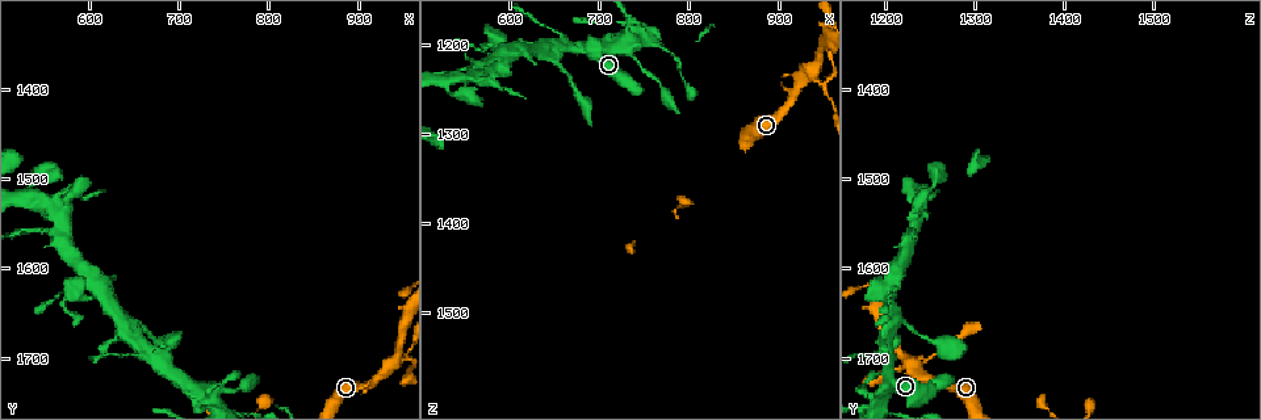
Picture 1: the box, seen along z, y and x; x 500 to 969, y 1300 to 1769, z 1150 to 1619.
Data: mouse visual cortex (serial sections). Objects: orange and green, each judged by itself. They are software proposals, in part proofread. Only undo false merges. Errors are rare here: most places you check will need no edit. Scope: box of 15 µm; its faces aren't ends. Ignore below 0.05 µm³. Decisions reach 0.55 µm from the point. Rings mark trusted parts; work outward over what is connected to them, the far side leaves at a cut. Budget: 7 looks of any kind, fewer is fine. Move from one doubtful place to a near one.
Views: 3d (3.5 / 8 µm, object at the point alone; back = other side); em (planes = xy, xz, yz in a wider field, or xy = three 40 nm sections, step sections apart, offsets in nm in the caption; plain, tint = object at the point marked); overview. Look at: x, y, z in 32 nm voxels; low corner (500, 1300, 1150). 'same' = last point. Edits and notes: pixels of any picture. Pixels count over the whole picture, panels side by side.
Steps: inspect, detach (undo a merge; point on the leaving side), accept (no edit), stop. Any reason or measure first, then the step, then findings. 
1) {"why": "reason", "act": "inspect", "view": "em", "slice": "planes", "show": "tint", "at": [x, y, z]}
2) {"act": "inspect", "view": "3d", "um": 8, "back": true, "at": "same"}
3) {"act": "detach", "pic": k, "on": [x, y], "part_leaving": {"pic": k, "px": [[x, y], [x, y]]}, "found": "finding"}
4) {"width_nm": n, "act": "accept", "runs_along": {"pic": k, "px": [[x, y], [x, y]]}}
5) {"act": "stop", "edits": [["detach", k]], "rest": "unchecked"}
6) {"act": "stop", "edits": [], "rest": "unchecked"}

{"why": "abrupt turn", "act": "inspect", "view": "em", "slice": "xy", "step": 3, "show": "tint", "at": [935, 1710, 1235]}

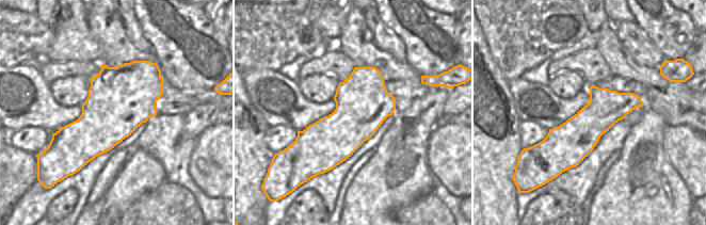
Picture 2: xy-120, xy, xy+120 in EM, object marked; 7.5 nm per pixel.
{"why": "wider look", "act": "inspect", "view": "3d", "um": 3.5, "at": "same"}

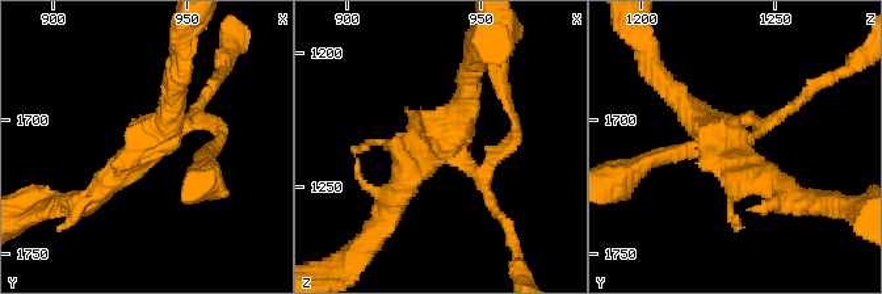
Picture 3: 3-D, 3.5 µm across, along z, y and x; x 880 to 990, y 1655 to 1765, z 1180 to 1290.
{"arms": 3, "act": "accept", "runs_along": {"pic": 2, "px": [[638, 100], [538, 156]]}, "found": "all the same cell"}

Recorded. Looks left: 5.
{"why": "sharp bend", "act": "inspect", "view": "3d", "um": 8, "at": [680, 1700, 1205]}

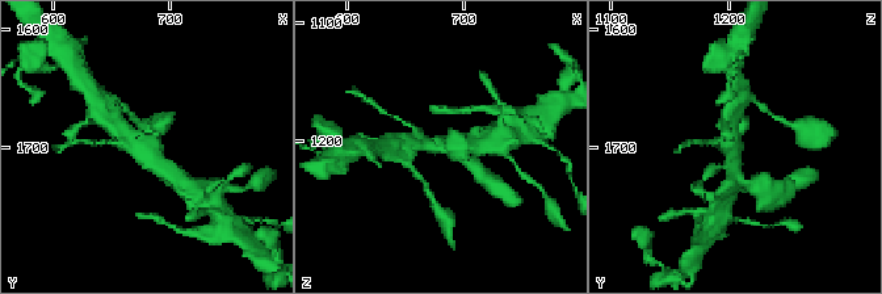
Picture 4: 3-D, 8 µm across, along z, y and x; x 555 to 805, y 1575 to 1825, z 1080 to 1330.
{"why": "closer look", "act": "inspect", "view": "3d", "um": 3.5, "at": [676, 1702, 1202]}

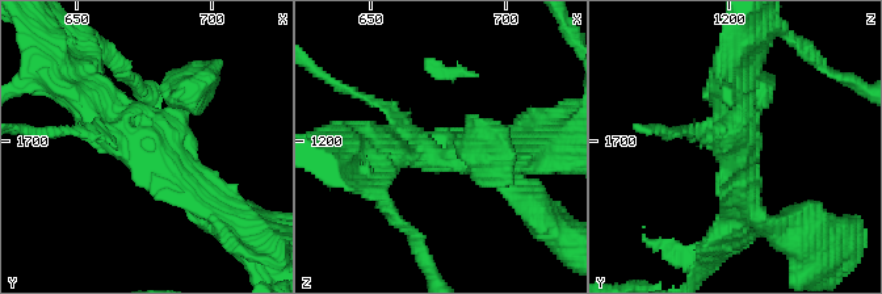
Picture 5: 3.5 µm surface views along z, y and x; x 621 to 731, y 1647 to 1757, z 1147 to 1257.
{"arms": 4, "arm_widths_nm": [200, 200, 350, 400], "why": "now the EM", "act": "inspect", "view": "em", "slice": "xy", "step": 3, "show": "tint", "at": [675, 1702, 1204]}

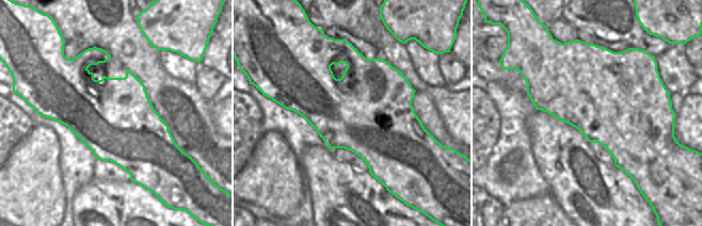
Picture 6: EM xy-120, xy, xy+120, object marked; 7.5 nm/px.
{"width_nm": 650, "act": "accept", "runs_along": {"pic": 5, "px": [[204, 213], [79, 100]]}, "found": "all the same cell"}

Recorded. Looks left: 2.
{"why": "sharp bend", "act": "inspect", "view": "3d", "um": 3.5, "at": [585, 1625, 1195]}

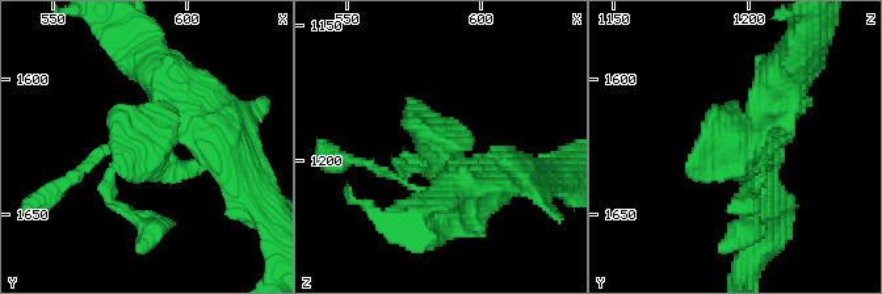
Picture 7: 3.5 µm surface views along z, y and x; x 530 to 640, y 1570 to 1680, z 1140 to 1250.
{"why": "now the EM", "act": "inspect", "view": "em", "slice": "planes", "show": "tint", "at": [583, 1622, 1193]}

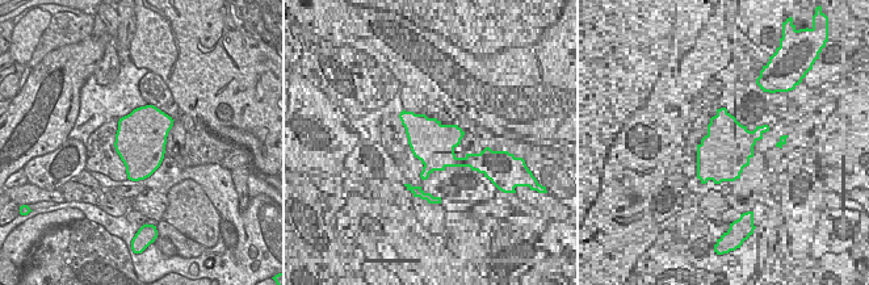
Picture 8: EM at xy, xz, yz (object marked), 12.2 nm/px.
{"width_nm": 600, "act": "accept", "runs_along": {"pic": 7, "px": [[492, 175], [456, 168], [407, 127]]}, "found": "all the same cell"}

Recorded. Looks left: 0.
{"act": "stop", "edits": [], "rest": "unchecked"}

